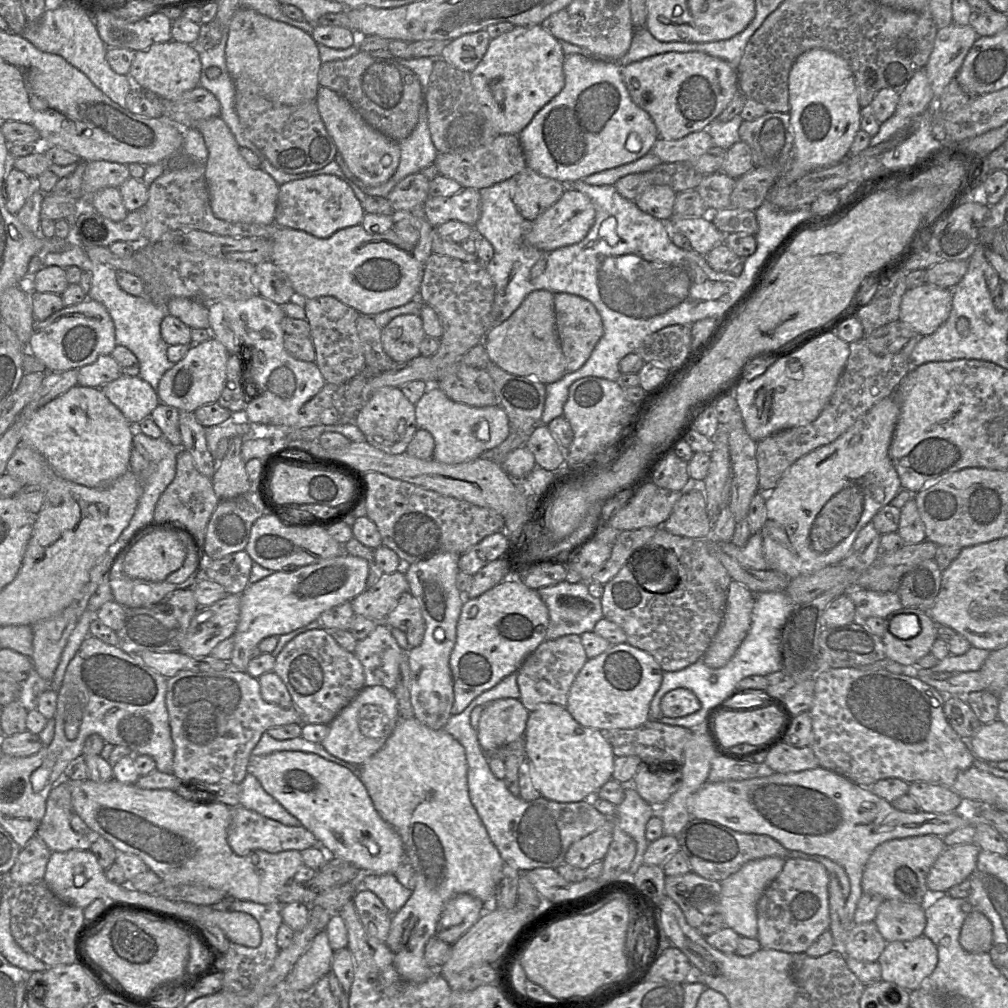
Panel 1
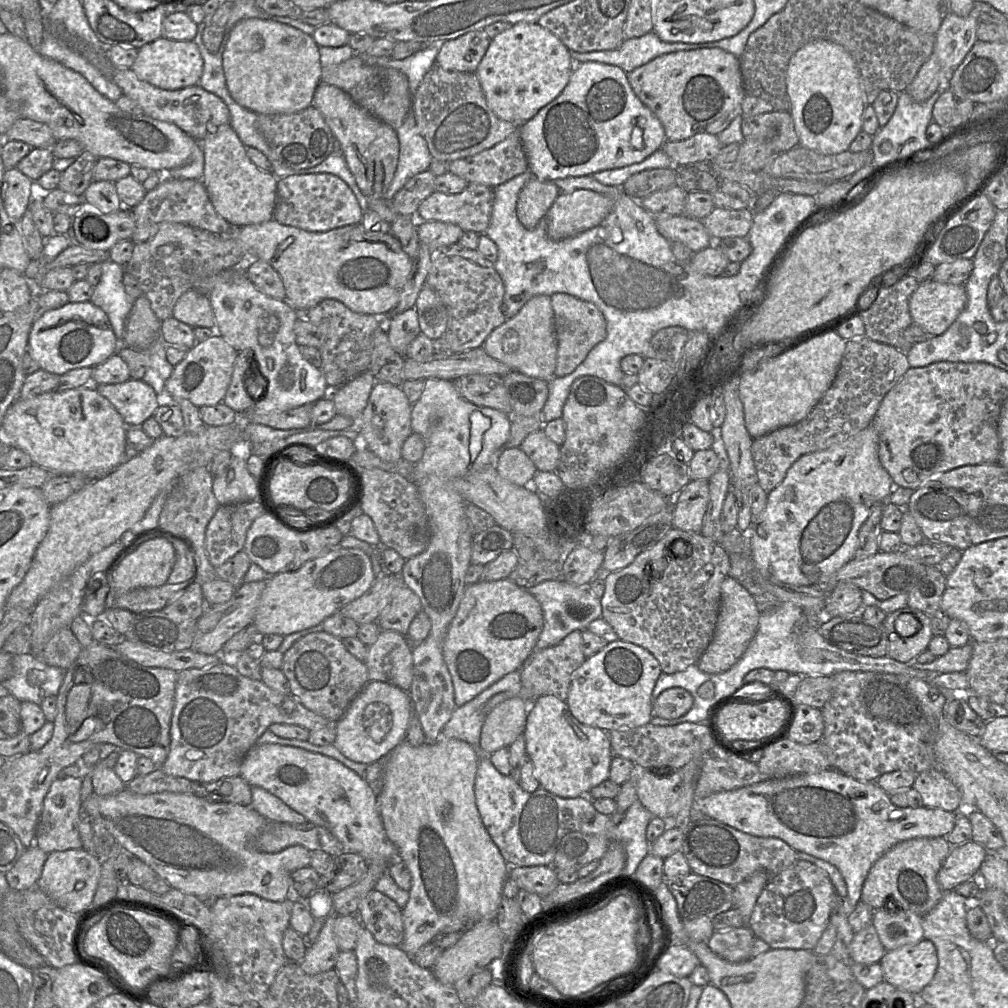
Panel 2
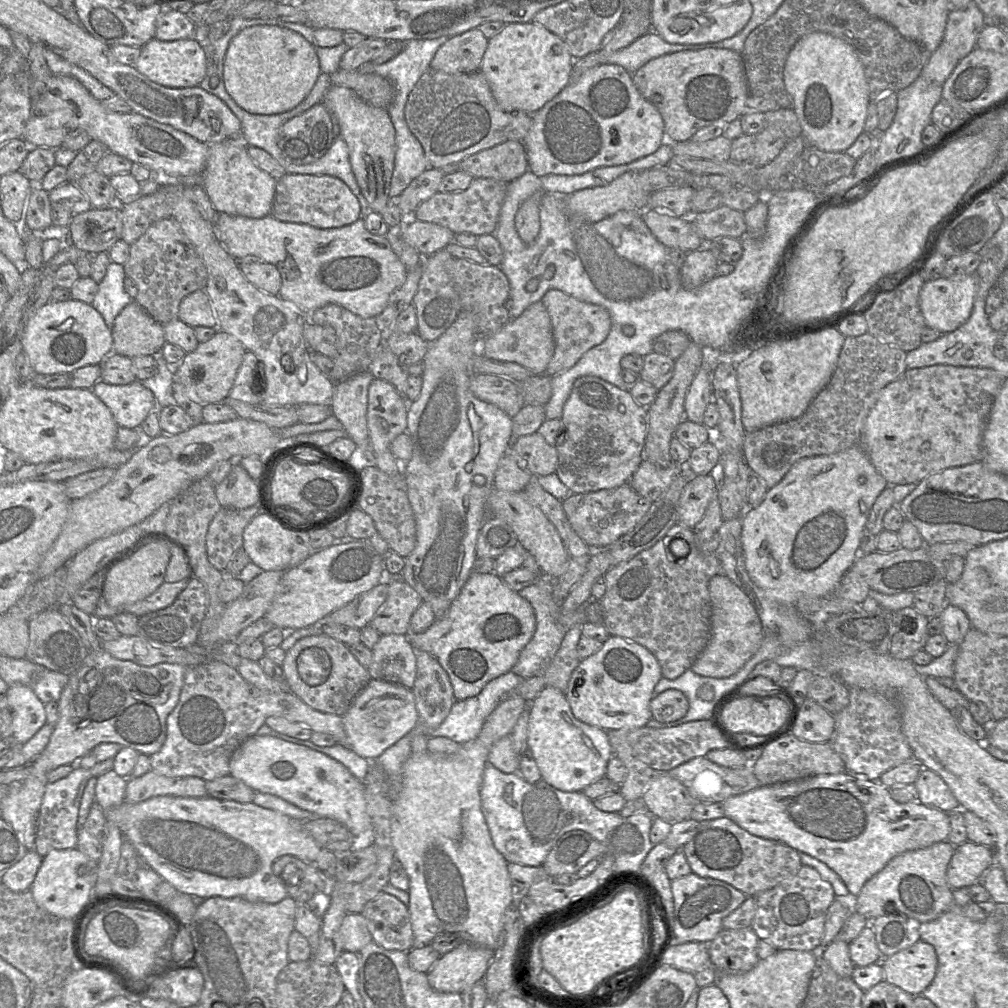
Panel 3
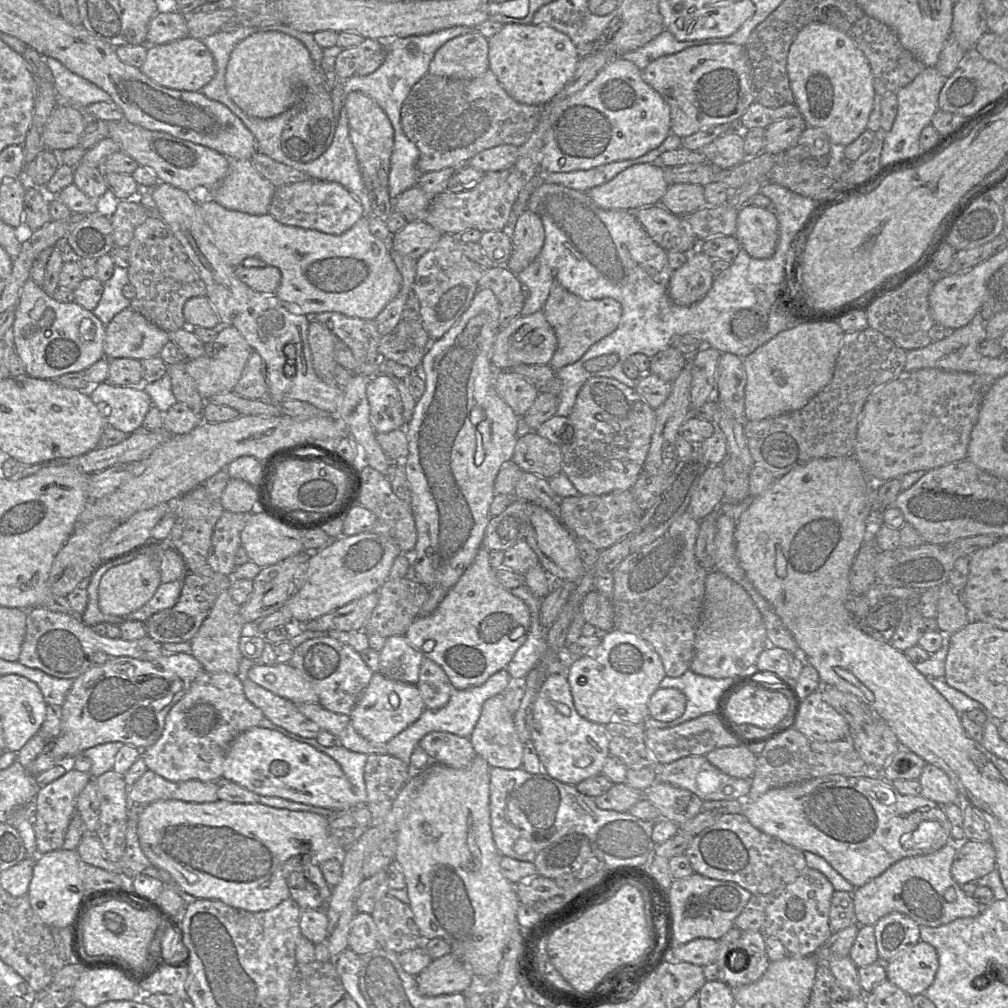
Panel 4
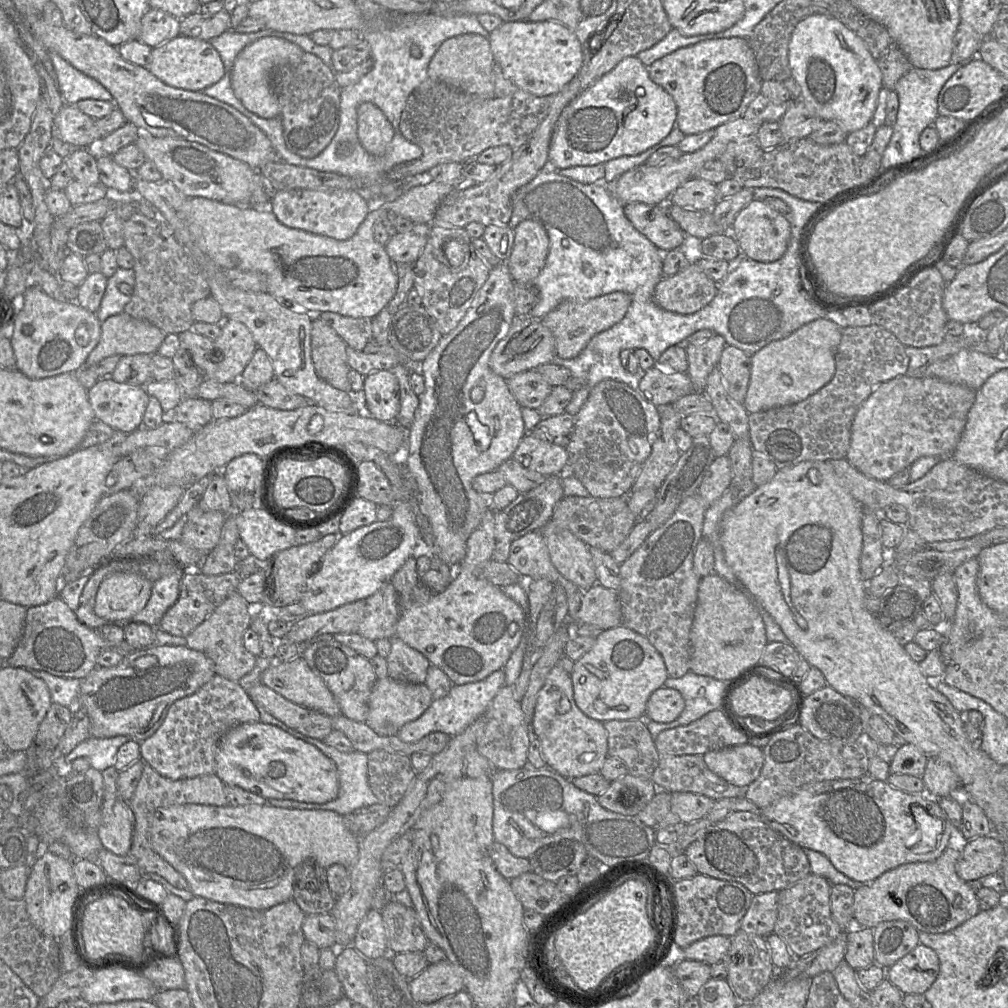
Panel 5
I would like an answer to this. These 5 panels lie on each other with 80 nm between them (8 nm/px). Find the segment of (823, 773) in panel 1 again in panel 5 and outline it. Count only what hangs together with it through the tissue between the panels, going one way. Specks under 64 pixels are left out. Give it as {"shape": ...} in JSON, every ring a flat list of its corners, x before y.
{"shape":[[868,774,855,779,825,780,806,785,797,792,760,809,760,815,772,829,791,842,803,849,822,853,838,871,864,884,902,864,928,862,940,856,937,848,933,850,935,847,922,848,924,841,912,812,912,808,917,806,922,807,930,816,941,819,945,825,945,820,949,820,938,801,926,793,907,793,892,787,887,781,875,779]]}

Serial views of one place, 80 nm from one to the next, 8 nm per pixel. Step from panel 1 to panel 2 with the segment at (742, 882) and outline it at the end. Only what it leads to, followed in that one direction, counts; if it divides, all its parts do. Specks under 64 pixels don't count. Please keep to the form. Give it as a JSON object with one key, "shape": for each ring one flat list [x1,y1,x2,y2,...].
{"shape":[[755,872,750,877,737,884,734,888,734,906,744,919,744,926,749,927,749,921,756,901,769,882,766,872]]}

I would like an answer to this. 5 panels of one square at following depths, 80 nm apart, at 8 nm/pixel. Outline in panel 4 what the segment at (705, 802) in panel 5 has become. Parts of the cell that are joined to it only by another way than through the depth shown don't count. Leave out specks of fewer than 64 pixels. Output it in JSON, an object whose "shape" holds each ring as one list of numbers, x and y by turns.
{"shape":[[656,781,645,796,660,812,662,819,677,824,696,817,702,811,703,800,689,790]]}

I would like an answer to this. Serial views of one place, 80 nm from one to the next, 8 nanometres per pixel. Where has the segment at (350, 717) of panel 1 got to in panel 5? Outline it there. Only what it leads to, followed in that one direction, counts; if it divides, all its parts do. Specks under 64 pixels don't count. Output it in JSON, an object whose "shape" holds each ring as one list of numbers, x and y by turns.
{"shape":[[389,677,377,678,369,697,369,711,365,723,380,736,396,735,403,725,419,718,433,700,431,691,424,683,398,682]]}

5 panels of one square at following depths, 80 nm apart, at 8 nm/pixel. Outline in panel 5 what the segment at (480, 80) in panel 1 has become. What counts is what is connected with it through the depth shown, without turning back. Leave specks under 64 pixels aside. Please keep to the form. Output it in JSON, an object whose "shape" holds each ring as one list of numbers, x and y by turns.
{"shape":[[522,20,503,22,498,28,489,34,488,39,495,64,501,67,504,76,513,82,517,87,535,96,551,96,558,93,566,84,571,82,576,77,583,64,582,45,575,33,566,26,554,21,529,22,528,20]]}

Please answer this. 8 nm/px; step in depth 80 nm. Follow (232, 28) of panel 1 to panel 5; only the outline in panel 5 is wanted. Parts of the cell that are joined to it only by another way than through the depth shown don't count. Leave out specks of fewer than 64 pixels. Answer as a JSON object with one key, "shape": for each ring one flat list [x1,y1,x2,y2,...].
{"shape":[[264,37,247,45,236,57,231,71,231,87,238,100,250,112,265,119,279,117,280,107,276,94,272,89,272,75,275,70,285,65,298,65,305,52,296,44,277,37]]}

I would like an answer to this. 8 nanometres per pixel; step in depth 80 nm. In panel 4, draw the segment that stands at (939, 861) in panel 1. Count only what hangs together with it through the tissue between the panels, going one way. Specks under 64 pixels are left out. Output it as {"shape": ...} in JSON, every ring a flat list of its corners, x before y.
{"shape":[[964,840,957,846,951,875,959,884,982,883,996,869,996,852,990,841]]}

